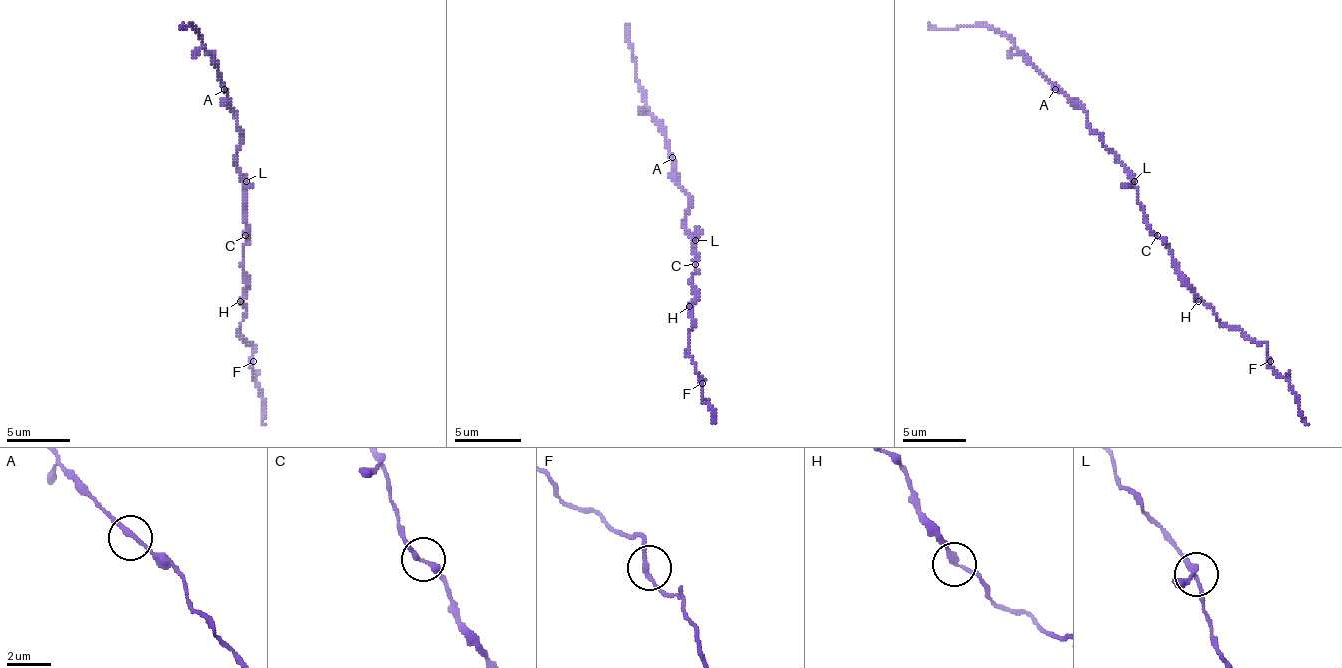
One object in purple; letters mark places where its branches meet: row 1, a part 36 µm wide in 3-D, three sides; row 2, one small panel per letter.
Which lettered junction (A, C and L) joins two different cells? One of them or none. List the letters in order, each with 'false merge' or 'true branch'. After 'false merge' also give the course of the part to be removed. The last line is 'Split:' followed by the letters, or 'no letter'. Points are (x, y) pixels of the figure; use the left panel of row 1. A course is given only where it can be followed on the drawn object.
A: true branch
C: true branch
L: true branch
Split: no letter

